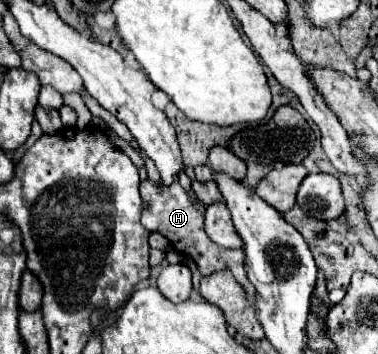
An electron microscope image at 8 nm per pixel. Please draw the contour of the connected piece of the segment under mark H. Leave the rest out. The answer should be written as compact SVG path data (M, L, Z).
M143 180L141 186L139 186L139 192L141 192L143 204L147 206L147 208L143 208L143 214L141 214L141 224L147 230L165 236L177 248L179 254L183 254L187 258L193 258L201 276L209 276L209 274L219 272L219 270L231 270L235 280L243 286L249 304L255 302L255 288L249 284L249 280L245 276L245 270L243 270L243 252L241 250L231 250L231 248L221 248L207 236L207 232L203 228L205 204L191 200L187 190L181 188L179 182L173 182L171 186L165 186L163 182L157 184L157 182L151 182L151 180Z

